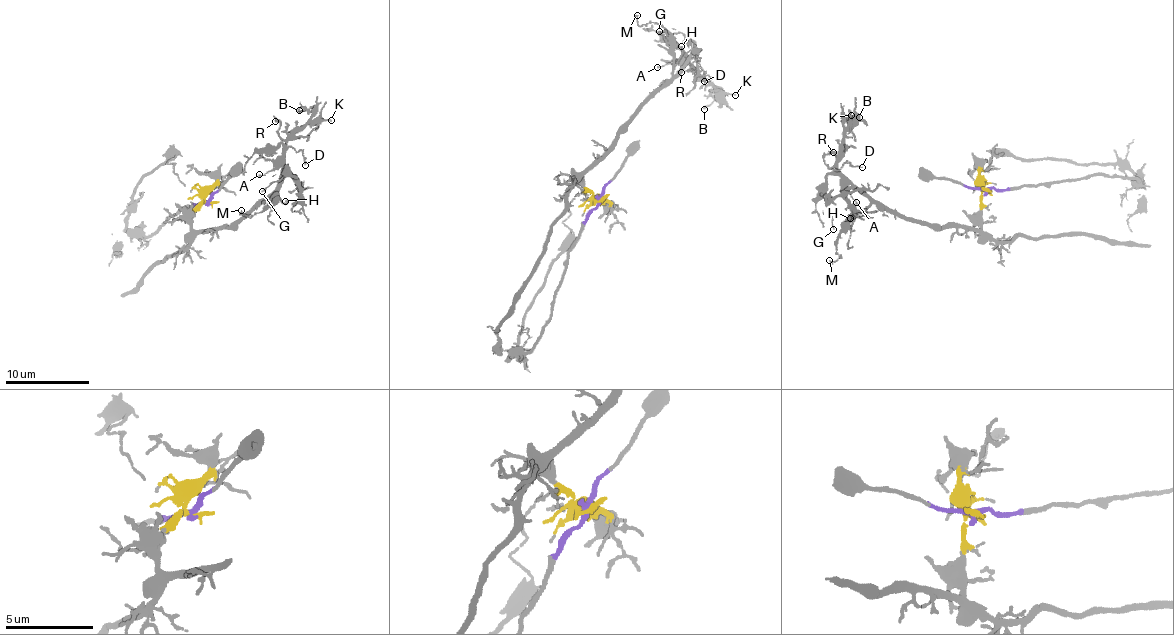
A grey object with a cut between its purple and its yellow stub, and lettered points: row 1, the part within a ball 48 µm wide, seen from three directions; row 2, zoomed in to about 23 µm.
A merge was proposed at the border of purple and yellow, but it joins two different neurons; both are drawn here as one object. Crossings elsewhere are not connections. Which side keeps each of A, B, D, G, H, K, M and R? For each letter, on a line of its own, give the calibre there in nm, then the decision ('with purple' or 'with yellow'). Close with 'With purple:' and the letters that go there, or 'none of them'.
A: 100 nm thick; with yellow
B: 160 nm thick; with yellow
D: 110 nm thick; with yellow
G: 100 nm thick; with yellow
H: 90 nm thick; with yellow
K: 120 nm thick; with yellow
M: 150 nm thick; with yellow
R: 150 nm thick; with yellow
With purple: none of them

